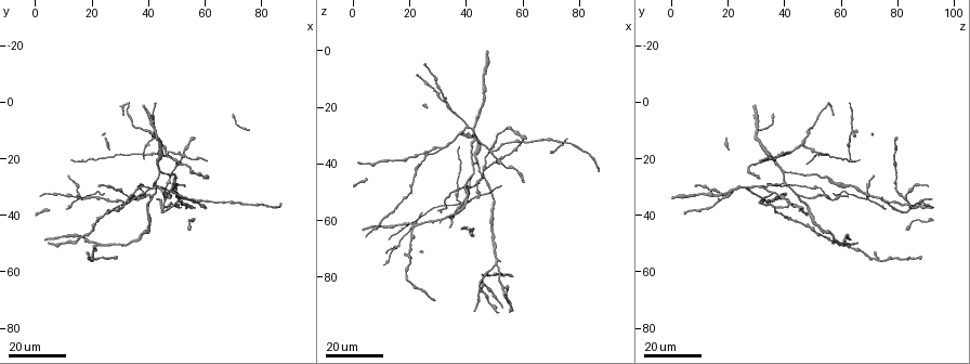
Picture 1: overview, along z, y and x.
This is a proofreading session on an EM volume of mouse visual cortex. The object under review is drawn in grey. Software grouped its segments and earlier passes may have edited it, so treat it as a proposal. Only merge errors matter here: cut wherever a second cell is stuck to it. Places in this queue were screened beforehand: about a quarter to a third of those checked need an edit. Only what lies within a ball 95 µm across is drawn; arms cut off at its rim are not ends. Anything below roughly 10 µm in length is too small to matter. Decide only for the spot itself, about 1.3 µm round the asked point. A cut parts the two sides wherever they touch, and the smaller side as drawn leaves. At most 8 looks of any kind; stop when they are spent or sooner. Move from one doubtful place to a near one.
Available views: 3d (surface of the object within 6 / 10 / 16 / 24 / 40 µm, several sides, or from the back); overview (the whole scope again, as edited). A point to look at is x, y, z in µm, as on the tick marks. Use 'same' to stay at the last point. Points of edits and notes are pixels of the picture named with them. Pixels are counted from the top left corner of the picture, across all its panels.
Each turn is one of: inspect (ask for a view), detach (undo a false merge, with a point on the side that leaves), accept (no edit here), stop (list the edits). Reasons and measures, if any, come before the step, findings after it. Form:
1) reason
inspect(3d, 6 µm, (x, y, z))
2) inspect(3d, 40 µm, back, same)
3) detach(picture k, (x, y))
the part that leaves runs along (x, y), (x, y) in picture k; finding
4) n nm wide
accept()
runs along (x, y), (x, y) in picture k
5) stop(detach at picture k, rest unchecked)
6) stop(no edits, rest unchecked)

inspect(3d, 24 µm, (47, 17, 42))

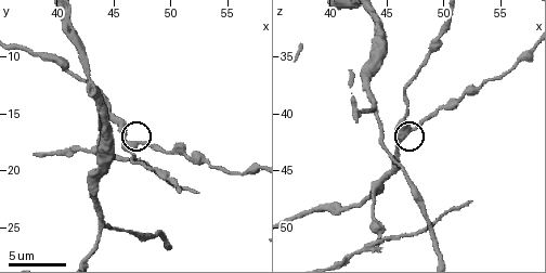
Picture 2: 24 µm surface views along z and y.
closer look
inspect(3d, 6 µm, (47.2, 17.6, 41.4))

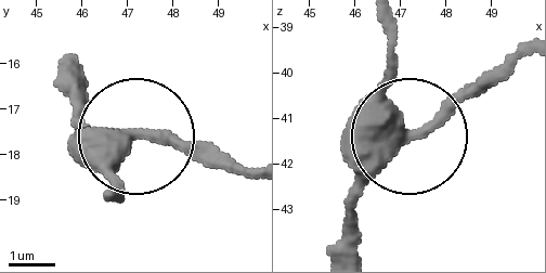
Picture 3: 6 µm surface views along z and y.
accept()
one cell here

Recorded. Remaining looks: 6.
branch point
inspect(3d, 16 µm, (44, 15, 47))

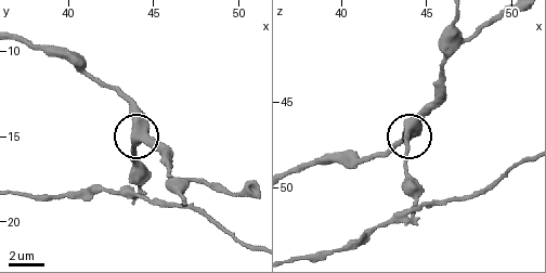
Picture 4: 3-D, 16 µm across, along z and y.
zoom in
inspect(3d, 10 µm, same)

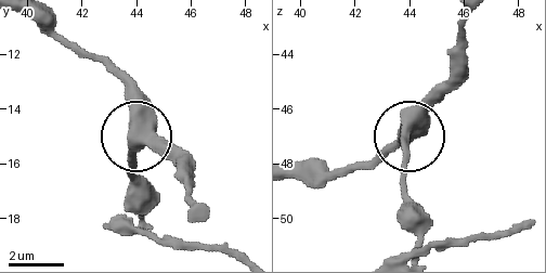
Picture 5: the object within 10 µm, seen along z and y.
3 arms
accept()
continuous, no second cell

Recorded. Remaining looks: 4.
sudden change in width
inspect(3d, 24 µm, (6, 33, 41))

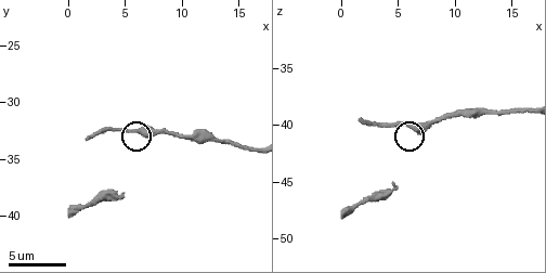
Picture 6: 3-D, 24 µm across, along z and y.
inspect(3d, 10 µm, (6.6, 33.0, 40.2))

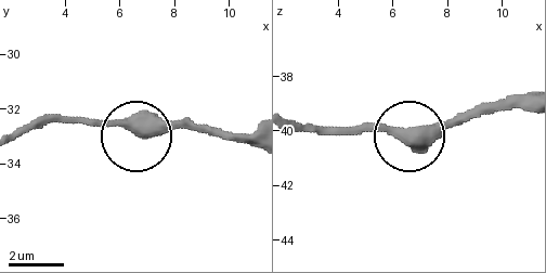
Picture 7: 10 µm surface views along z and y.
3 arms
accept()
continuous, no second cell

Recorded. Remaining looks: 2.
arms part here
inspect(3d, 16 µm, (49, 32, 36))

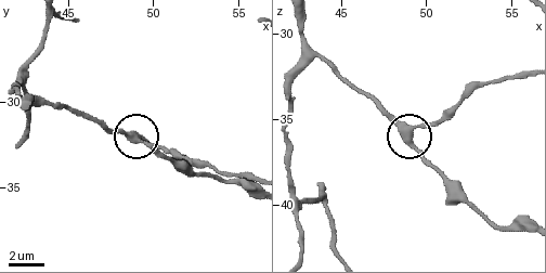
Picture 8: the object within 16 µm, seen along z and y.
zoom in
inspect(3d, 6 µm, (49.2, 32.1, 35.6))

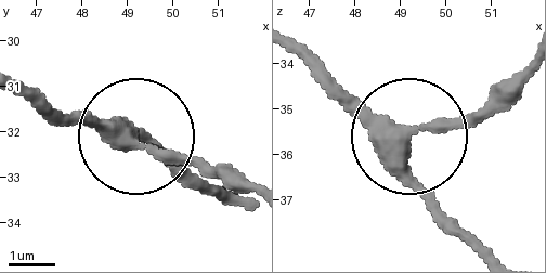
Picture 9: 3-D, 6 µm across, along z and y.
360 nm wide
accept()
runs along (296, 40), (401, 129), (416, 187), (455, 231) in picture 9; one cell here

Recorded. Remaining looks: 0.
stop(no edits, rest unchecked)

